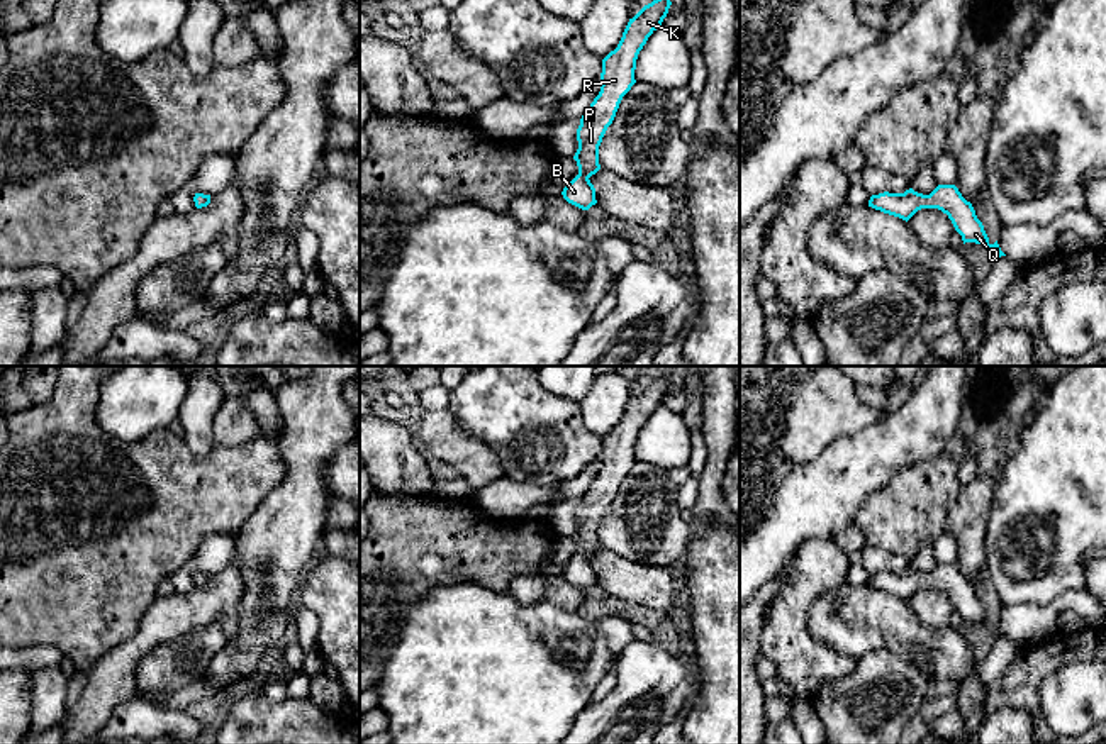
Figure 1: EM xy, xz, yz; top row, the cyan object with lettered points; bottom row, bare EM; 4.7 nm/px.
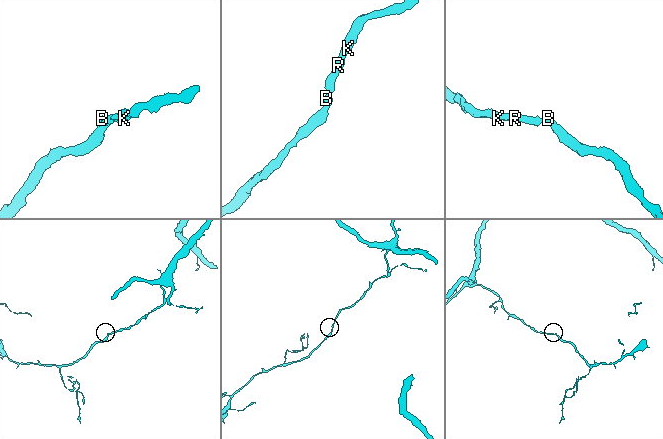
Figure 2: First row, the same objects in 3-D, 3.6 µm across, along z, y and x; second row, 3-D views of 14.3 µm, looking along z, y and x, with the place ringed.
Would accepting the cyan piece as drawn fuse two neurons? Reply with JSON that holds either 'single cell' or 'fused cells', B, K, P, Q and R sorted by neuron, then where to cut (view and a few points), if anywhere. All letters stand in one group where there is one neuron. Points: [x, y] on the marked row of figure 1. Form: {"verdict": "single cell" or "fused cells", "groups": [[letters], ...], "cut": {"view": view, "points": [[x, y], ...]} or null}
{"verdict": "single cell", "groups": [["B", "K", "P", "Q", "R"]], "cut": null}

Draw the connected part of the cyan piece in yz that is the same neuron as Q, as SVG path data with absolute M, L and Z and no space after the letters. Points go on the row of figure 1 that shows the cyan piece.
M938 185L930 195L914 192L913 188L904 193L879 193L872 195L869 207L884 214L909 220L921 208L938 208L948 215L955 230L965 242L987 246L994 251L994 261L1006 256L997 241L989 242L982 222L977 219L970 202L967 202L955 185Z

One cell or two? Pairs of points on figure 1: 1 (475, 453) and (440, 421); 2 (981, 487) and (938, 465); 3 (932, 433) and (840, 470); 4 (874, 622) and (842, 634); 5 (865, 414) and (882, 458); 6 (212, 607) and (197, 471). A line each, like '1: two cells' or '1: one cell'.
1: one cell
2: two cells
3: one cell
4: one cell
5: two cells
6: two cells

